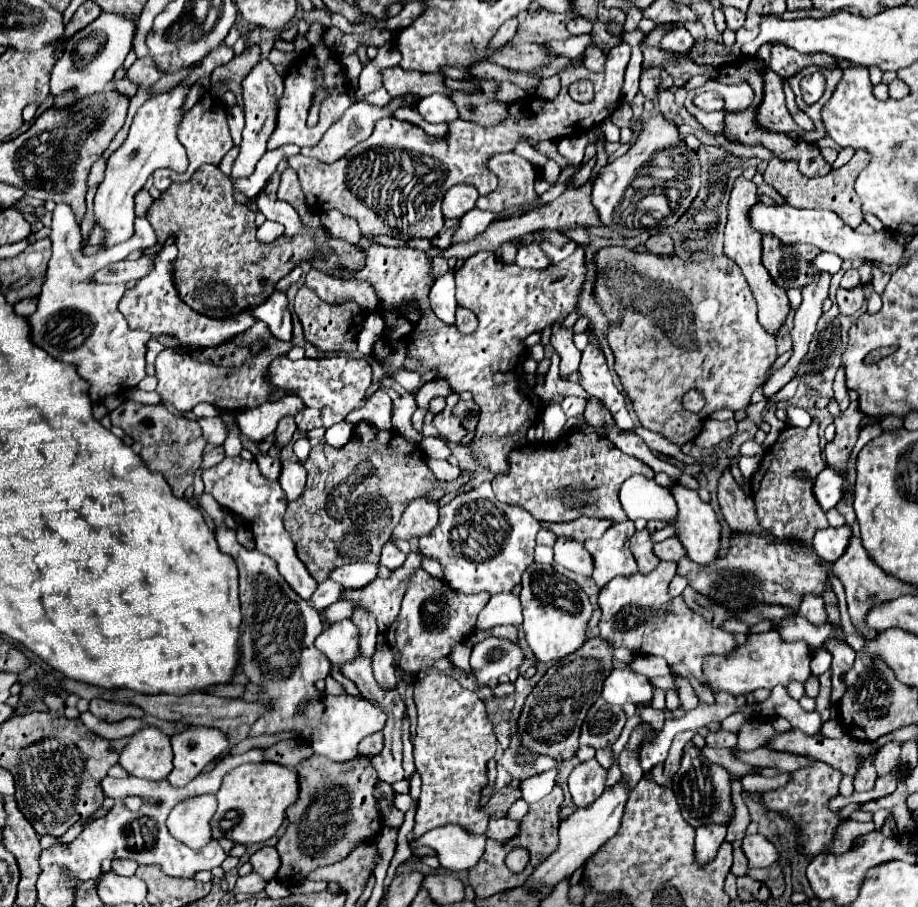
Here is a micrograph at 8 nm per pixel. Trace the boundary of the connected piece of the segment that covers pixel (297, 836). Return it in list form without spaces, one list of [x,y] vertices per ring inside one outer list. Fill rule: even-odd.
[[[311,755],[297,765],[297,773],[301,775],[299,799],[287,809],[289,827],[277,843],[281,855],[277,879],[289,887],[301,883],[317,867],[345,859],[353,847],[373,843],[381,829],[381,819],[373,799],[377,771],[371,765],[371,757],[357,755],[347,763],[335,763],[323,755]]]

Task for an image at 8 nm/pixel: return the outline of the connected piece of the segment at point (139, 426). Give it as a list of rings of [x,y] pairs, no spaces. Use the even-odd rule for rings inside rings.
[[[125,401],[121,407],[117,407],[111,413],[111,423],[115,427],[121,427],[125,435],[133,437],[143,445],[141,459],[151,471],[159,471],[167,483],[171,485],[171,491],[175,497],[183,497],[185,489],[193,485],[195,471],[201,467],[203,447],[205,439],[201,435],[201,427],[195,419],[187,419],[181,415],[173,415],[167,411],[165,405],[141,405],[135,401]]]

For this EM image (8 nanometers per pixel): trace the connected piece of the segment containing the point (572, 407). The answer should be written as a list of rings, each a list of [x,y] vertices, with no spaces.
[[[565,397],[561,401],[561,409],[569,418],[575,415],[582,415],[585,410],[586,400],[580,397]]]

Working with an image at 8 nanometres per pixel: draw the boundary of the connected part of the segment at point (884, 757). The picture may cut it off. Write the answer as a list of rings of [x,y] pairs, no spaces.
[[[887,743],[879,749],[879,755],[875,757],[877,775],[887,775],[899,765],[899,751],[901,751],[901,743]]]

